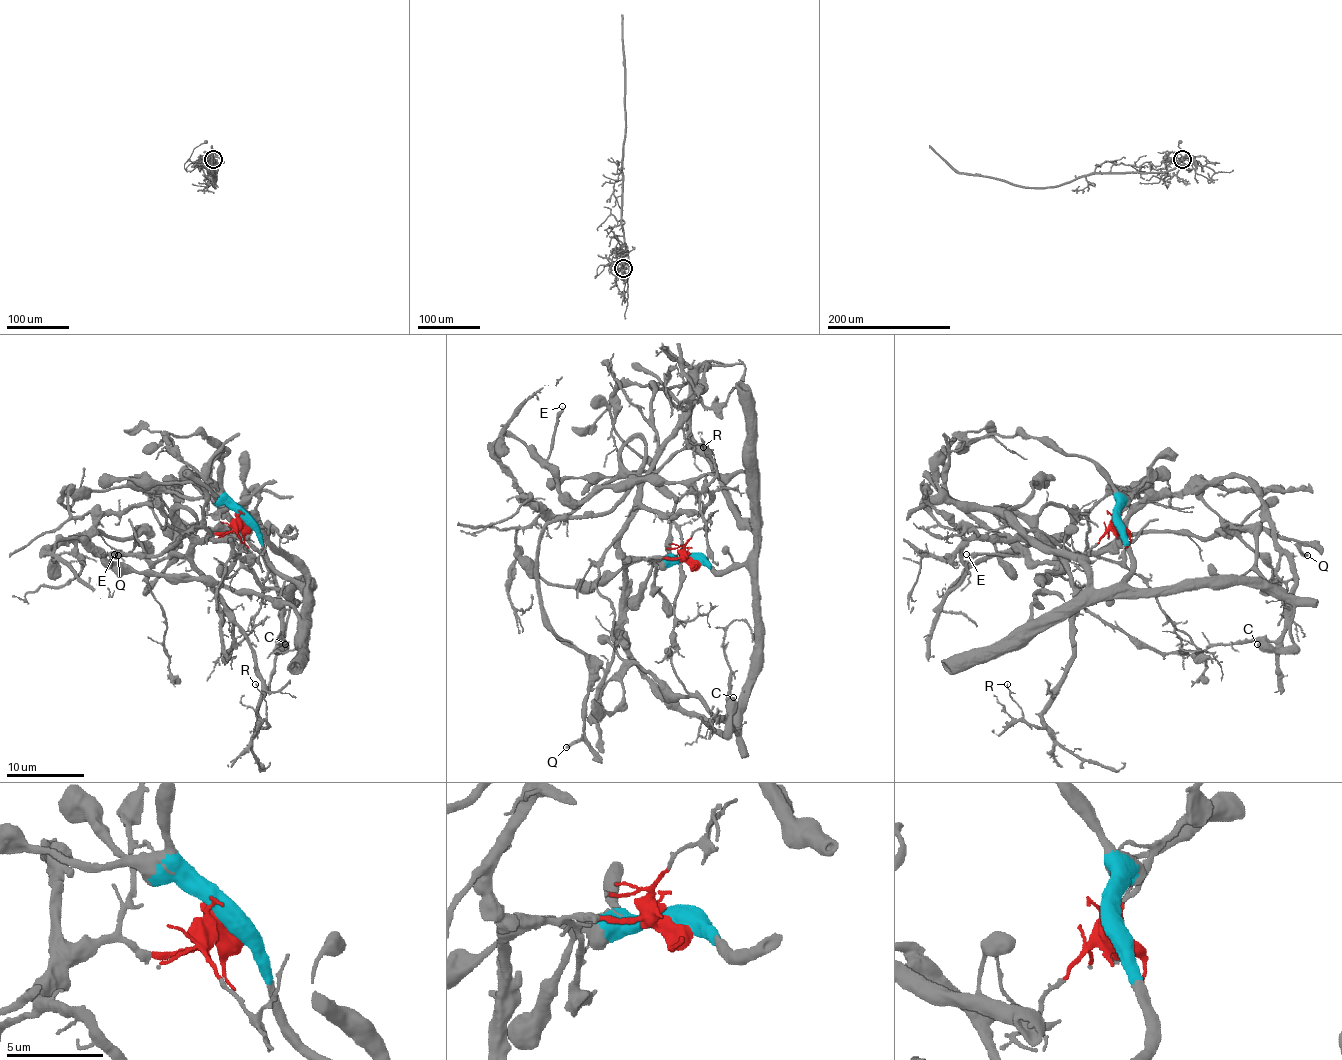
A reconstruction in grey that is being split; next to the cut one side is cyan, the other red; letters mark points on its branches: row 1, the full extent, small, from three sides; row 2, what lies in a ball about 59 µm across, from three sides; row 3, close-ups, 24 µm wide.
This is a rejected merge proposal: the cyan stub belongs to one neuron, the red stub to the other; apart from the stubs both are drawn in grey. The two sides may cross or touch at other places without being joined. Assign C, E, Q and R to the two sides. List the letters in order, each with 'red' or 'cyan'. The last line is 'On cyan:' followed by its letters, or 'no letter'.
C: cyan
E: cyan
Q: red
R: red
On cyan: C, E

